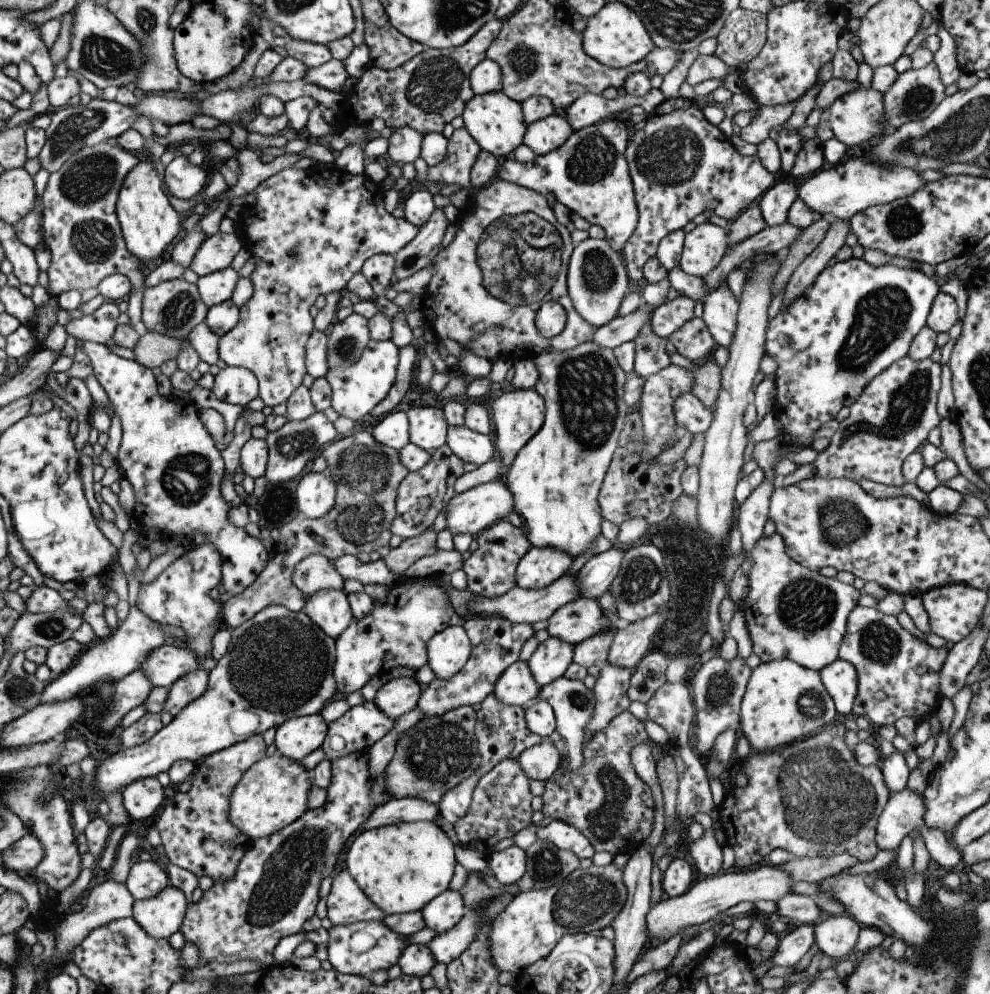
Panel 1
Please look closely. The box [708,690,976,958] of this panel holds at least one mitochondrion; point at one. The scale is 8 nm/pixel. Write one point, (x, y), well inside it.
(824, 800)

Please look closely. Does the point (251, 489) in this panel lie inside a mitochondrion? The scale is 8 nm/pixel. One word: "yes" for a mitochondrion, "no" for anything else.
no

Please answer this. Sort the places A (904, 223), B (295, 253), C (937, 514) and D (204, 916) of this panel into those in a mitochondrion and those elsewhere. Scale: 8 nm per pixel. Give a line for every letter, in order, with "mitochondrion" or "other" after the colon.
A: mitochondrion
B: mitochondrion
C: other
D: other

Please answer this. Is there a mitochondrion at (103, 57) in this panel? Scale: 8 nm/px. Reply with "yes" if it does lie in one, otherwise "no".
yes

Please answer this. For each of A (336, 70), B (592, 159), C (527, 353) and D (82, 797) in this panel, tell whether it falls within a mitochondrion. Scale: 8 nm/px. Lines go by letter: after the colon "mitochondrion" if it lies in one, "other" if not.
A: other
B: mitochondrion
C: other
D: other

